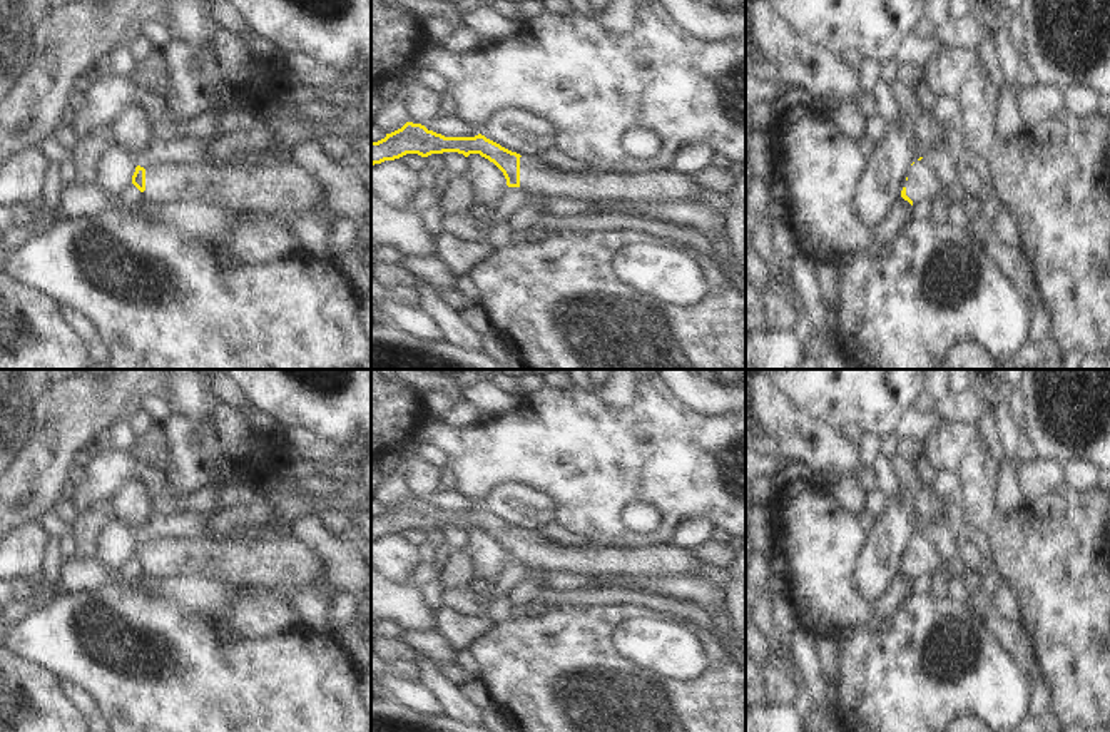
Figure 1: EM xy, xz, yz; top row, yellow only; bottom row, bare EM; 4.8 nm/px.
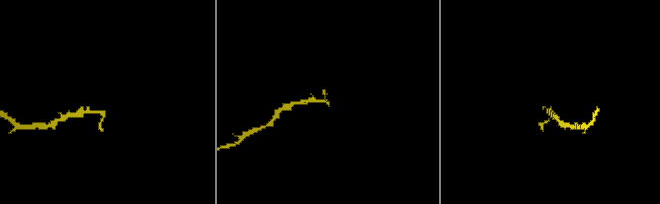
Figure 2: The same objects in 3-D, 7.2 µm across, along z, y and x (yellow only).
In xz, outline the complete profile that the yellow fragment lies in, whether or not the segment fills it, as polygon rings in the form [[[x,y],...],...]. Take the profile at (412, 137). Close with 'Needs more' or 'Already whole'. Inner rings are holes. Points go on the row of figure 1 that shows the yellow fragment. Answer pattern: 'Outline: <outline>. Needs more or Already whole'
Outline: [[[406,122],[401,129],[371,142],[371,167],[406,154],[428,157],[431,154],[458,152],[468,157],[480,154],[505,175],[508,187],[520,187],[530,197],[570,197],[575,201],[699,201],[726,212],[727,197],[704,191],[689,175],[674,170],[649,170],[645,174],[612,174],[585,170],[568,174],[545,165],[538,157],[520,155],[478,134],[475,137],[445,137],[421,124]]]. Needs more.

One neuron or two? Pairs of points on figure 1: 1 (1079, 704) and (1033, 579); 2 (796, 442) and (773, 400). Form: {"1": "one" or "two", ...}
{"1": "one", "2": "one"}

